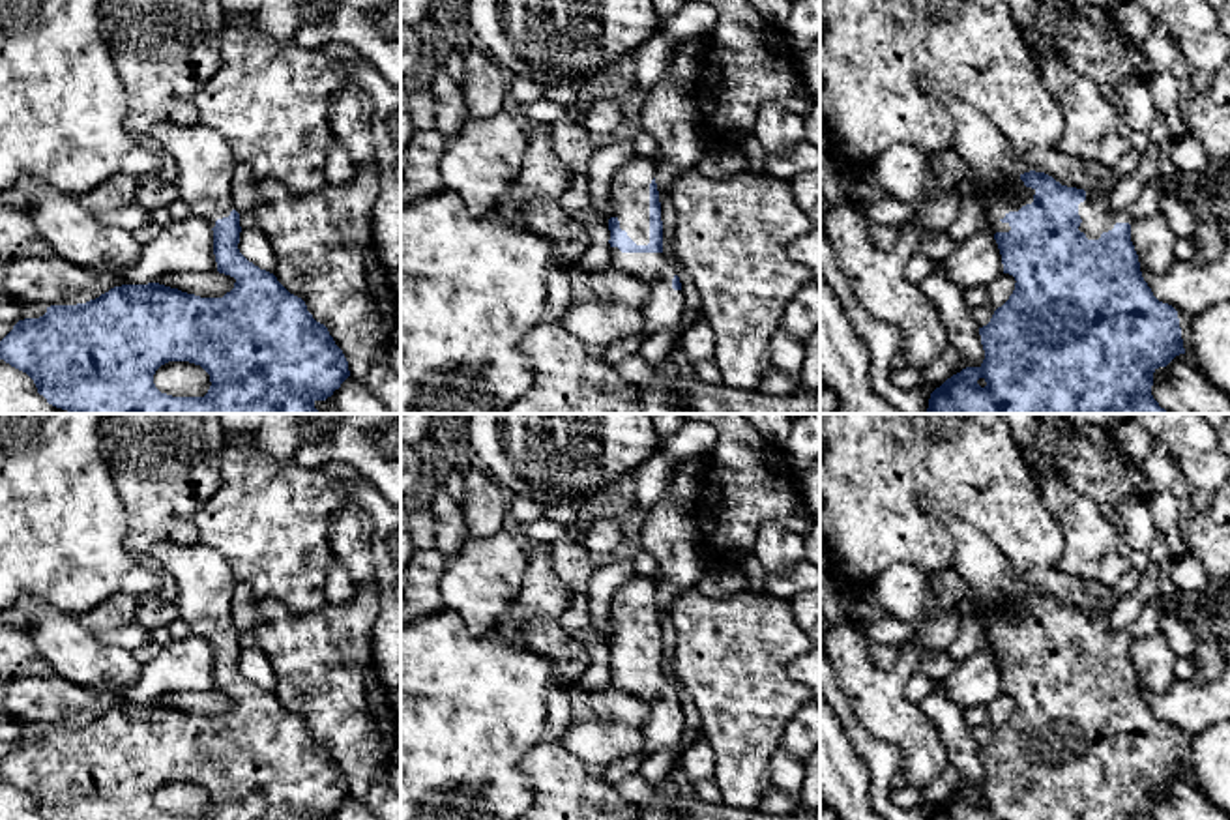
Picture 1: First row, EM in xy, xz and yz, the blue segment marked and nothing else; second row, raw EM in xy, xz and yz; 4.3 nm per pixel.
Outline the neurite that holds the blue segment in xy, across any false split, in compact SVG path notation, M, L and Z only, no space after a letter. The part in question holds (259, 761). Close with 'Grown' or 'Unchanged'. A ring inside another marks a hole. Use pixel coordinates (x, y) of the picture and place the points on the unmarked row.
M161 541L148 562L168 571L178 586L178 612L193 635L213 650L217 691L236 698L223 717L200 717L159 702L122 704L77 725L51 725L39 738L19 739L0 760L0 779L26 792L47 820L326 820L350 796L348 781L328 747L313 738L301 717L290 713L273 693L249 681L238 668L240 633L232 623L232 593L238 586L228 560L200 541ZM168 781L189 781L210 794L204 816L172 816L154 803L155 790Z. Grown

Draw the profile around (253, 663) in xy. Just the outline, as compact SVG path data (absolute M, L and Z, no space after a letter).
M258 646L240 652L238 668L249 681L258 685L260 689L275 693L277 678L273 666L268 655Z

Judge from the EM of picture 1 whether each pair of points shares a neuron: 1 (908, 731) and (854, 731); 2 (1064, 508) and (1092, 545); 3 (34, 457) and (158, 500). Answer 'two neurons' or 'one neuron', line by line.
1: two neurons
2: one neuron
3: two neurons

